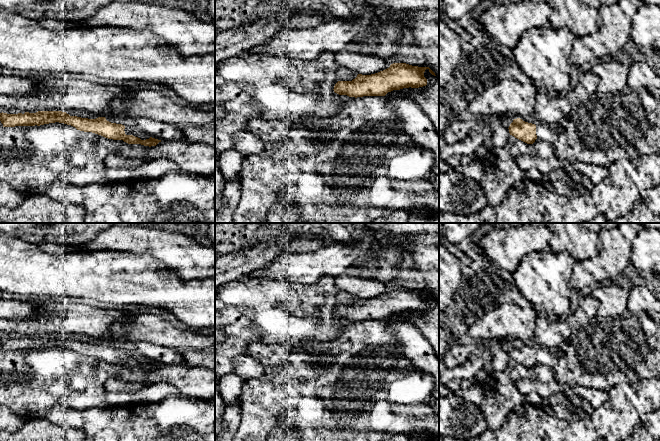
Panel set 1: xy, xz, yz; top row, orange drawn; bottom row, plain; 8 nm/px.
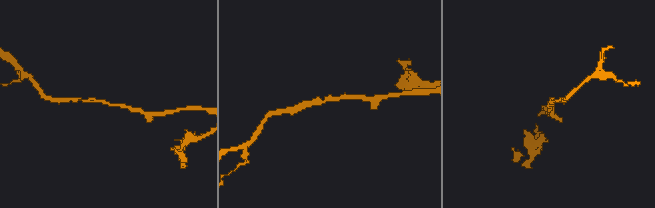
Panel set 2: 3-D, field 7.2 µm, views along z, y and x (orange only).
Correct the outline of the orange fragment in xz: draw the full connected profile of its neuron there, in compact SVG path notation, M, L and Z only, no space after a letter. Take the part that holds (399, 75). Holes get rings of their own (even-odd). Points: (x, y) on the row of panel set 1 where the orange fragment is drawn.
M393 63L389 68L371 75L358 74L352 81L338 81L334 92L349 97L385 96L393 90L419 88L427 85L425 70L436 76L429 67Z

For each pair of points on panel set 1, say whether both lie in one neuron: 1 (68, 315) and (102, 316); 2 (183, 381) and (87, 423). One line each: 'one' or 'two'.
1: one
2: two

